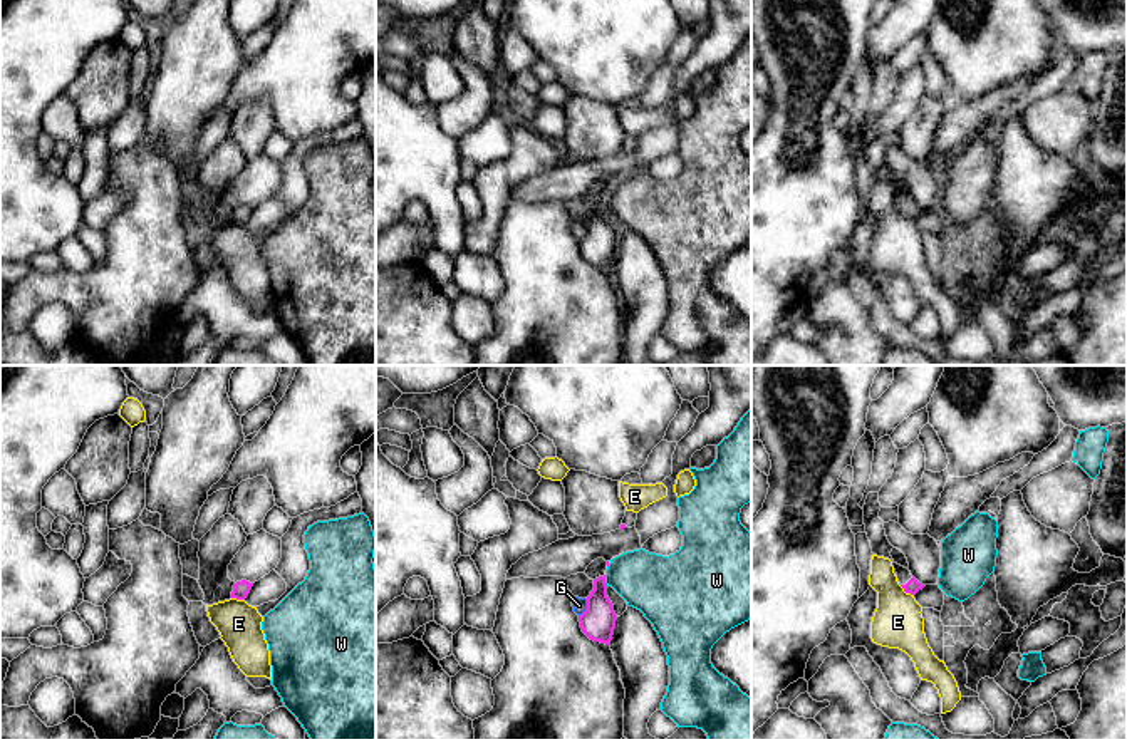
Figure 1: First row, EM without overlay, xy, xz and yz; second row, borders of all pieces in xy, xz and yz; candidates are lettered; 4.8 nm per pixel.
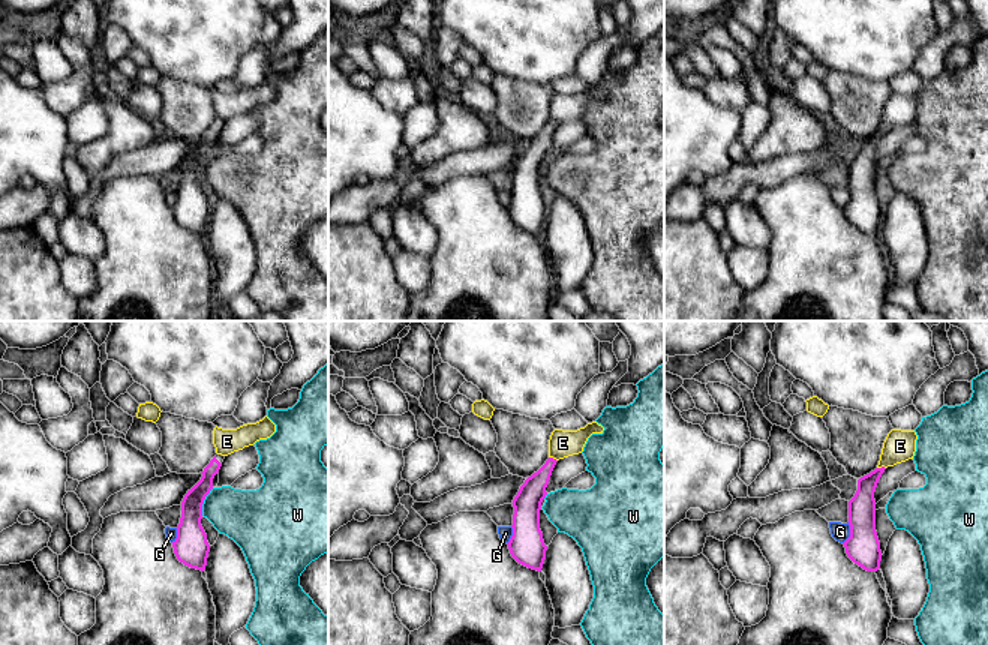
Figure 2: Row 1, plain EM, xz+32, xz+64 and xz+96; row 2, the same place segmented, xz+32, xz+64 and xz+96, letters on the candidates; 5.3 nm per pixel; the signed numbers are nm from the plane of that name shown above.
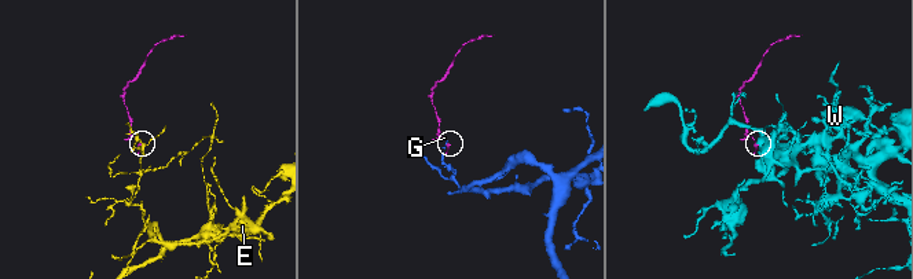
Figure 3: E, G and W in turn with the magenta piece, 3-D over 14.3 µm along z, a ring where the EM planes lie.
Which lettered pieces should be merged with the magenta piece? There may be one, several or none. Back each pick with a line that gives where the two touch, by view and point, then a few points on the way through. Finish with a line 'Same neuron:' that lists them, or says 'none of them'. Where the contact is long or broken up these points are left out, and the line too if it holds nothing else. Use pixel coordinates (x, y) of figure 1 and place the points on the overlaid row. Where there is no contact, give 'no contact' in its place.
Same neuron: none of them

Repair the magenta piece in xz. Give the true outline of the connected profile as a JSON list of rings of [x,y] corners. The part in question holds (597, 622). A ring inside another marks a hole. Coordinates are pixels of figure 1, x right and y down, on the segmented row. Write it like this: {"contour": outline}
{"contour": [[[605,575],[594,580],[594,590],[585,600],[587,610],[579,615],[582,632],[594,642],[610,645],[617,615],[607,597]]]}

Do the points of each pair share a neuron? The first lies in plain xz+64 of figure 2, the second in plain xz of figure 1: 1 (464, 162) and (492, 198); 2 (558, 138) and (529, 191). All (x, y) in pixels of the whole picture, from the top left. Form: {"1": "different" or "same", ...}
{"1": "different", "2": "different"}

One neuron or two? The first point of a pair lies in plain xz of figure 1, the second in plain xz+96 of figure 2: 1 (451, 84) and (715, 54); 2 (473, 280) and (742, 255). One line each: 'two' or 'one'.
1: one
2: two

